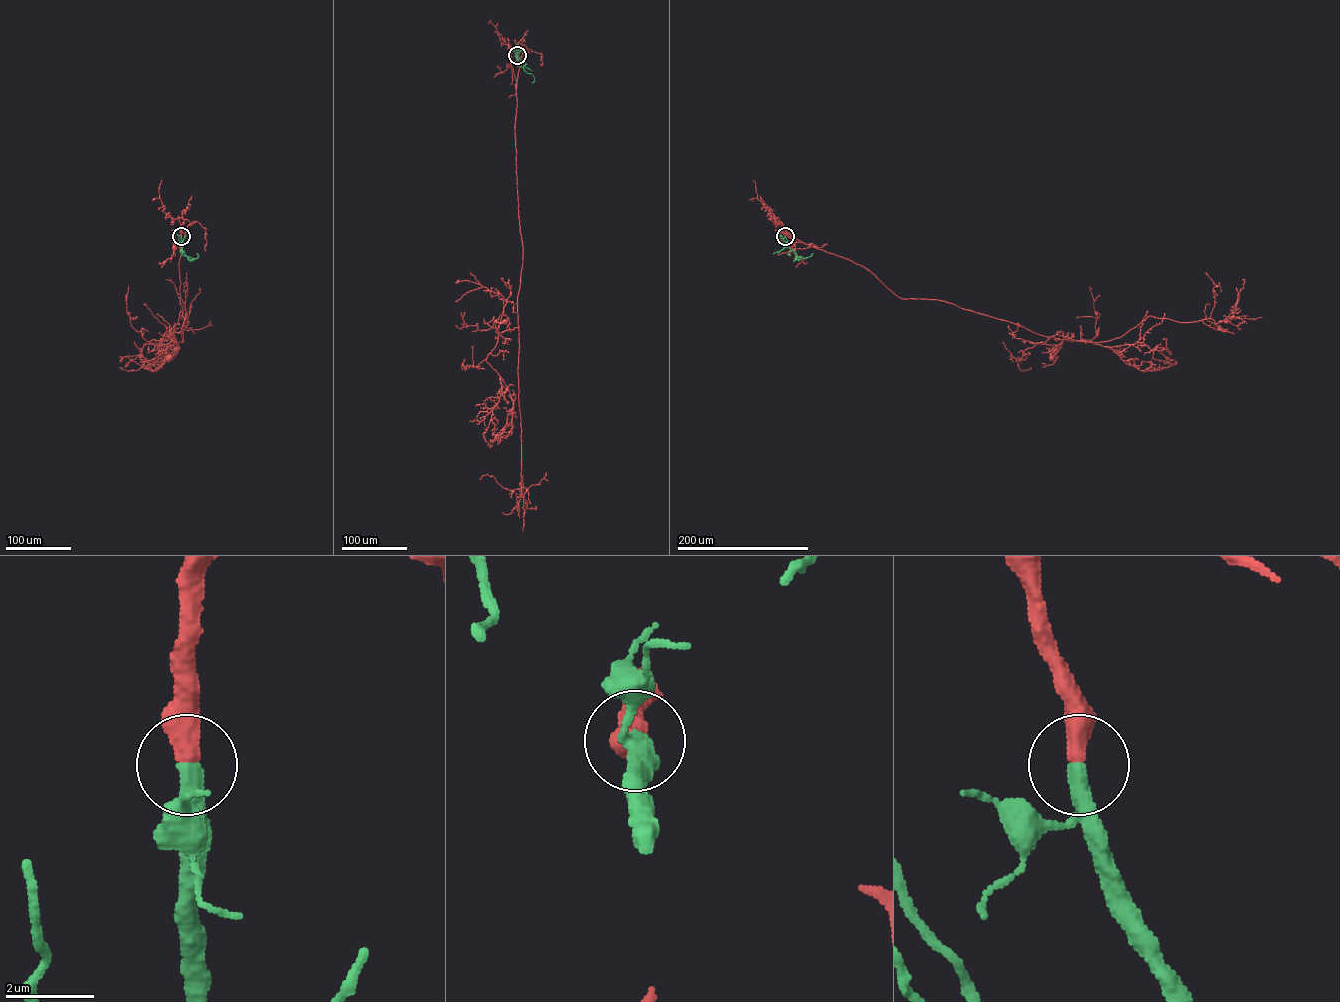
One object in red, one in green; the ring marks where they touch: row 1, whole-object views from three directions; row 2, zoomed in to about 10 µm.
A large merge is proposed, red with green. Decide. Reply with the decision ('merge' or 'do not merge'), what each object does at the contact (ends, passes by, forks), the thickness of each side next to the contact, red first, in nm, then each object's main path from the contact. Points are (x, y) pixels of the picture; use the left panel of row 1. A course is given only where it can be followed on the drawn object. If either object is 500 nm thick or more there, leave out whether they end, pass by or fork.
merge; 500 nm thick on the red side, 440 nm on the other; red runs (181, 236), (187, 317), (182, 337), (167, 331), (160, 342), (157, 352), (169, 357); green runs (181, 236), (185, 255), (197, 258), (196, 253)

